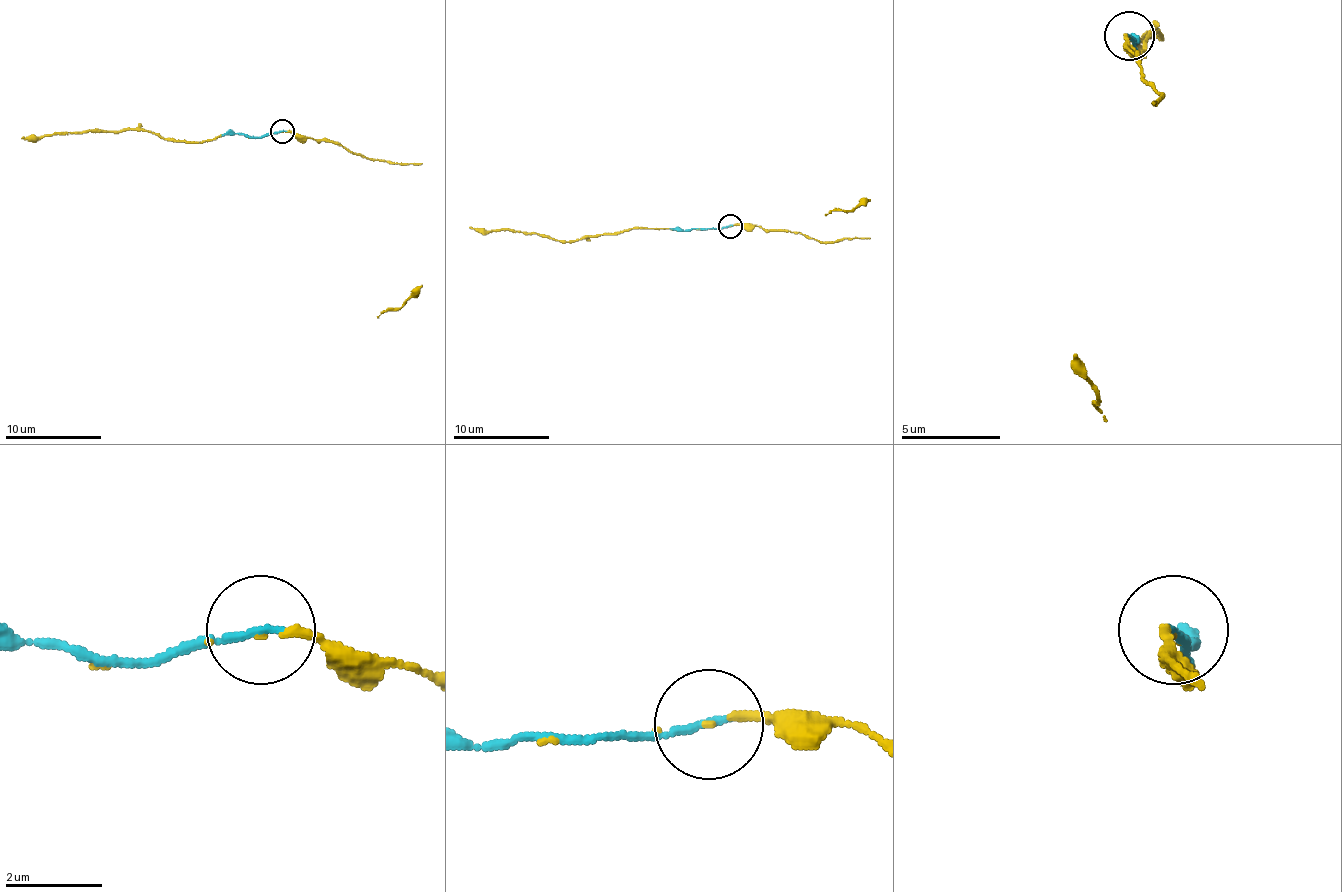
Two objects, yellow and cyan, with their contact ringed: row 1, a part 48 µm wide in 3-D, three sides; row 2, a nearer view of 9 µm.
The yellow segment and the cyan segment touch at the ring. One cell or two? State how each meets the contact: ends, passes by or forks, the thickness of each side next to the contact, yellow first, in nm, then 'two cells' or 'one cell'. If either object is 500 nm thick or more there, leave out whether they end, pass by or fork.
yellow ends | cyan ends | 140/170 nm | one cell

